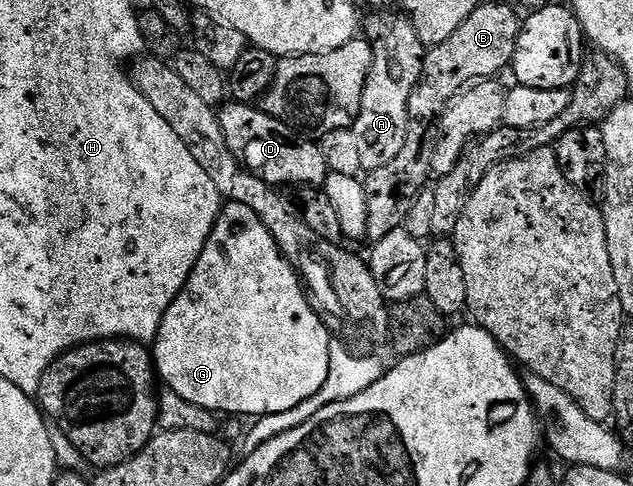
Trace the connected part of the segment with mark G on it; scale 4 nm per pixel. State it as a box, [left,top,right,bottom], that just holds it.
[151,202,331,416]

